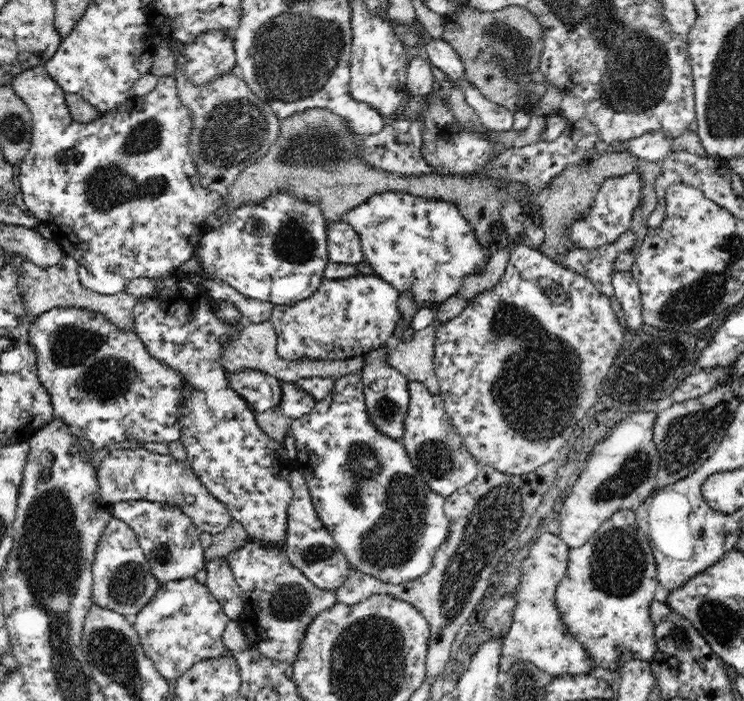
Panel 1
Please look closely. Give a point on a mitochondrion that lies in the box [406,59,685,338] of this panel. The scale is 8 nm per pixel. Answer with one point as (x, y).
(622, 102)

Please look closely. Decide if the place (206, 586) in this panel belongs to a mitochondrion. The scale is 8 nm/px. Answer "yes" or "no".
no

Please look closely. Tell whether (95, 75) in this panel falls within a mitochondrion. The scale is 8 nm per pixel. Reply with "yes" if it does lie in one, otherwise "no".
no

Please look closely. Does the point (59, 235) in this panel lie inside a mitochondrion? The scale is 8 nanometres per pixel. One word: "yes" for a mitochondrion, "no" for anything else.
no

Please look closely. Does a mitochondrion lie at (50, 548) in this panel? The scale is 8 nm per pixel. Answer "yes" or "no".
yes

